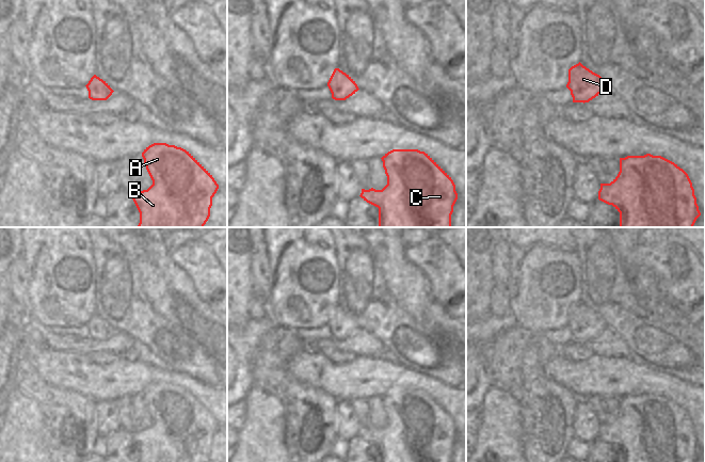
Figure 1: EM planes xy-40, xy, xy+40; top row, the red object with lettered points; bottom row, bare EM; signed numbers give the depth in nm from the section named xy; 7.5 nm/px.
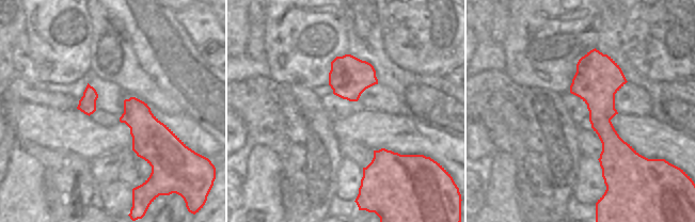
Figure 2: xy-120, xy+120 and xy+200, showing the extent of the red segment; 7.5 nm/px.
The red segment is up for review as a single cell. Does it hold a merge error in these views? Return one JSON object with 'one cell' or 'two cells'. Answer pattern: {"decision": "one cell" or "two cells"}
{"decision": "one cell"}

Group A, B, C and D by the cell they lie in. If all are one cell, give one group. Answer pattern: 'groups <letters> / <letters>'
groups A B C D

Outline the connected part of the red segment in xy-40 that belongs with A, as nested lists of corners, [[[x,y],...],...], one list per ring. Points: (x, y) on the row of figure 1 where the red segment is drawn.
[[[154,143],[144,149],[142,157],[153,185],[147,190],[131,193],[140,212],[138,227],[204,227],[210,217],[212,197],[219,189],[212,175],[189,152],[175,145]]]

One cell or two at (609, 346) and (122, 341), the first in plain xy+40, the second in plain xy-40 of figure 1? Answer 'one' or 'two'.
one

